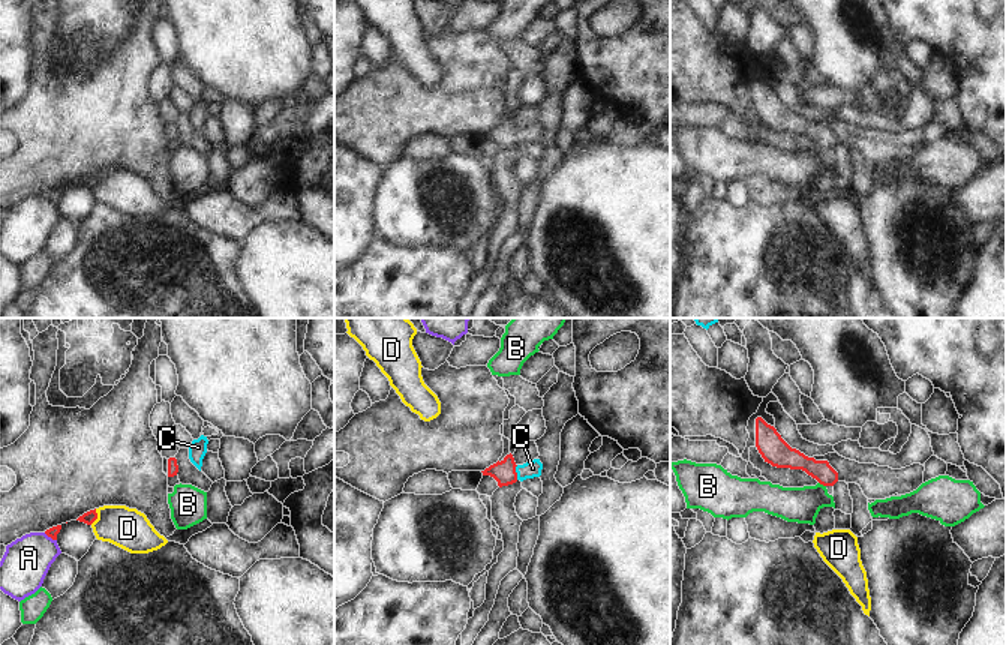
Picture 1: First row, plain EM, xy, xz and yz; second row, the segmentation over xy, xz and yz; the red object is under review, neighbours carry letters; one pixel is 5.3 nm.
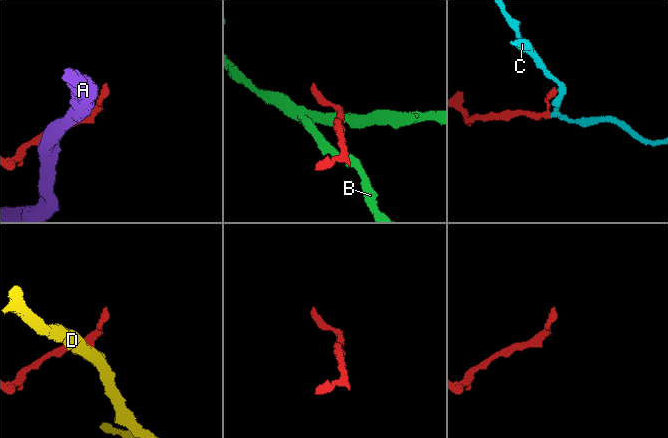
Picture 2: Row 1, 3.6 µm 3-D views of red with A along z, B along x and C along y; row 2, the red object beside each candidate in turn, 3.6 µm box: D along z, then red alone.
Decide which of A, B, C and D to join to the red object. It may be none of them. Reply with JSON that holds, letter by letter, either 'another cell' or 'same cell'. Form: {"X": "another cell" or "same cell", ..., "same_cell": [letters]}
{"A": "another cell", "B": "another cell", "C": "same cell", "D": "another cell", "same_cell": ["C"]}

